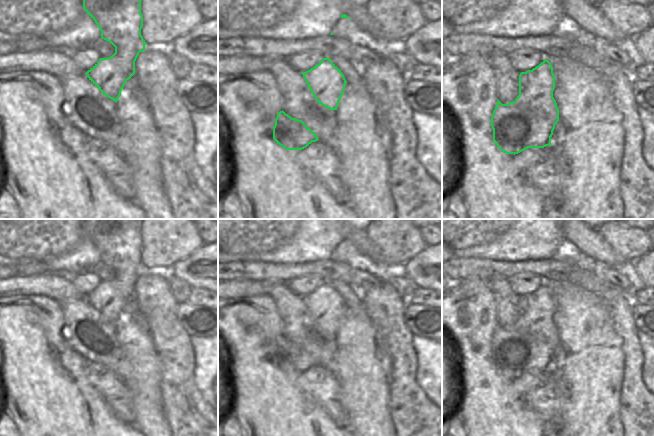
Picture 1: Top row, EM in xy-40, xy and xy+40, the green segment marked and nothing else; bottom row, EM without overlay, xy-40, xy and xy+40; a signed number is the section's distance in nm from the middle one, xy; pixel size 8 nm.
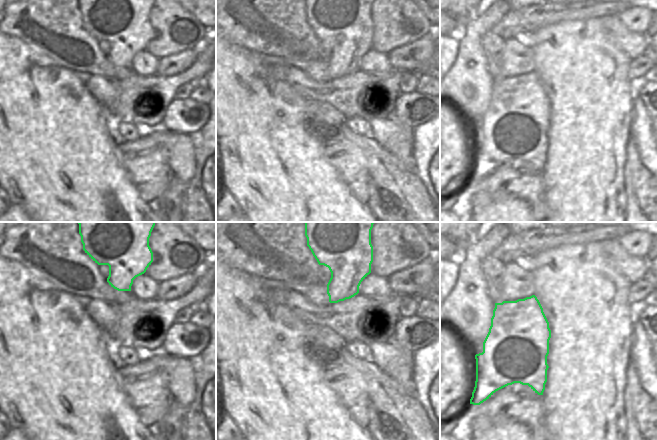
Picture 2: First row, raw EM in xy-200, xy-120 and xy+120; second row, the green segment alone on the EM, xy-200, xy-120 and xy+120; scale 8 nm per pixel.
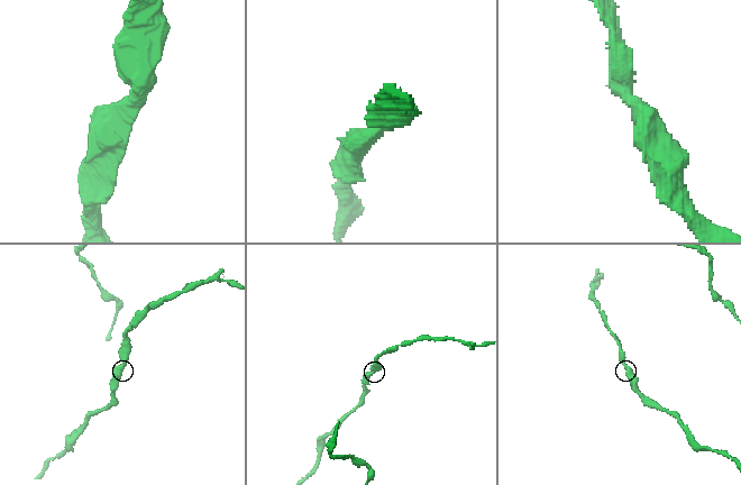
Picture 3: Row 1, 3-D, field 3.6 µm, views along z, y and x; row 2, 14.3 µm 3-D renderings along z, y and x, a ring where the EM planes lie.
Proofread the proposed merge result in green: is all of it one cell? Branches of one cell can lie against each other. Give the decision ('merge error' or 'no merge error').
no merge error

